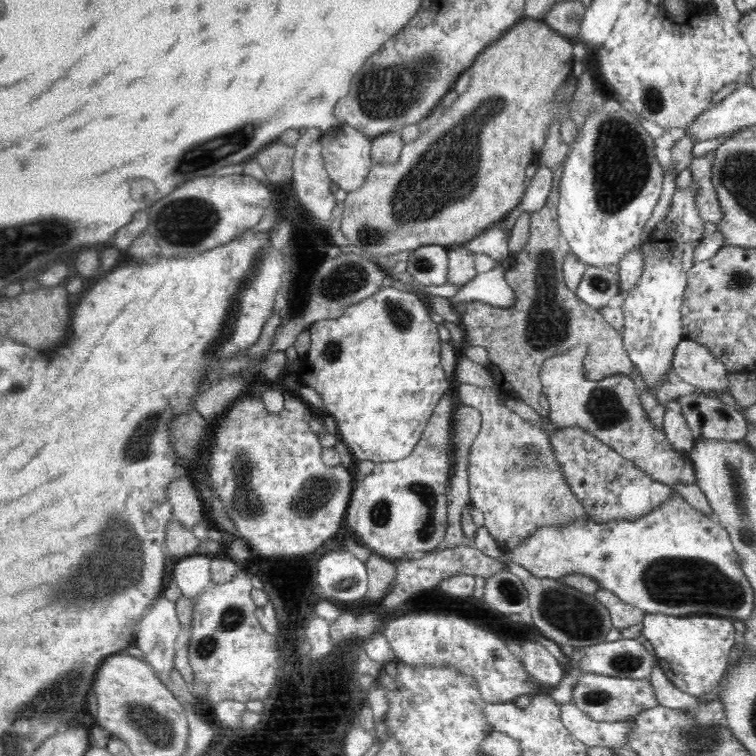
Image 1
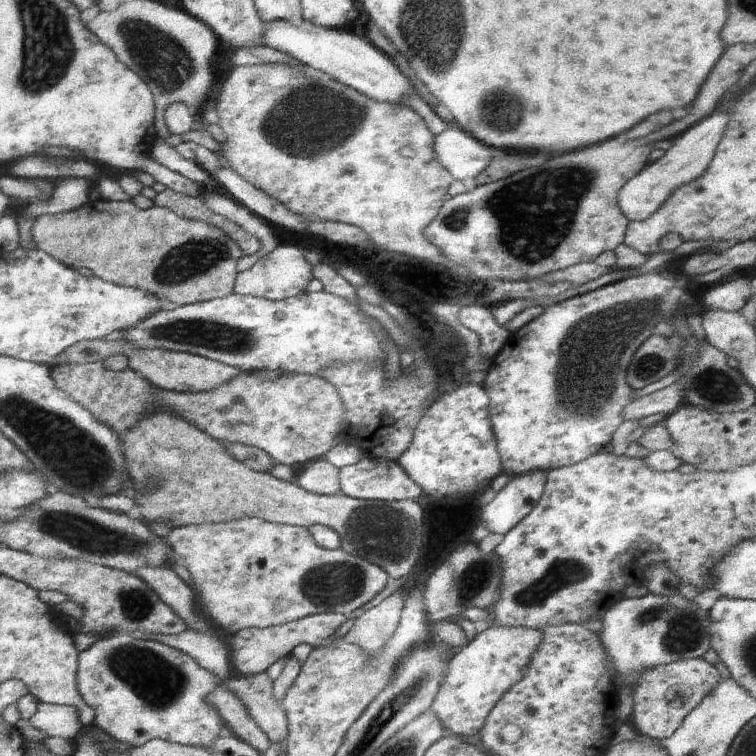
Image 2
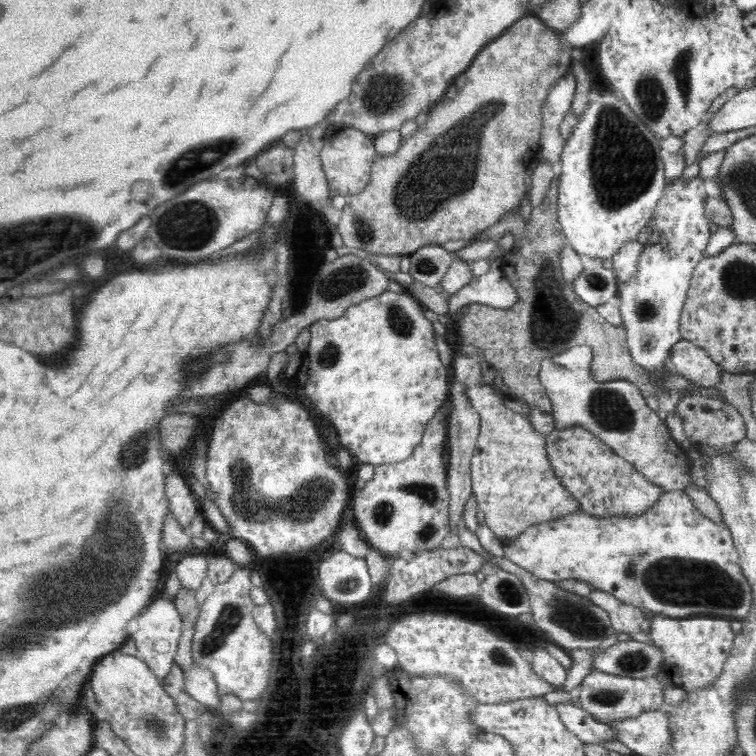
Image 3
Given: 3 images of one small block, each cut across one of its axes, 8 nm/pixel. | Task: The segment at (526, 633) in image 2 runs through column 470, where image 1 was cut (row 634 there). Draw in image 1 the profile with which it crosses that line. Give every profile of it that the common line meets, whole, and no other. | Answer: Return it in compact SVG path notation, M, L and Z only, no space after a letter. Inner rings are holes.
M646 613L640 635L649 642L665 677L682 692L698 697L700 694L716 690L720 685L732 660L731 650L736 644L734 634L734 622L721 616L682 618L662 613Z

